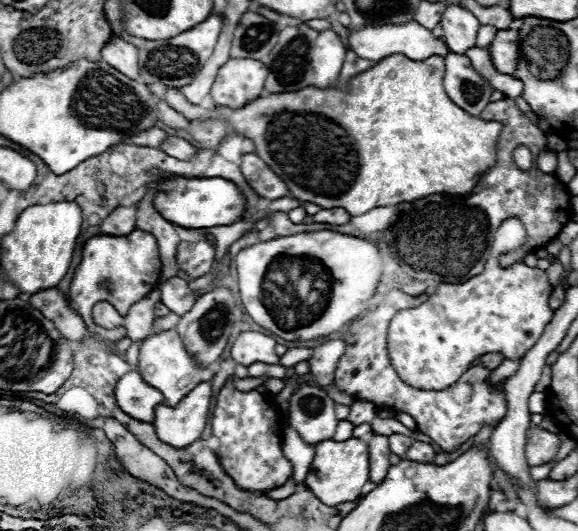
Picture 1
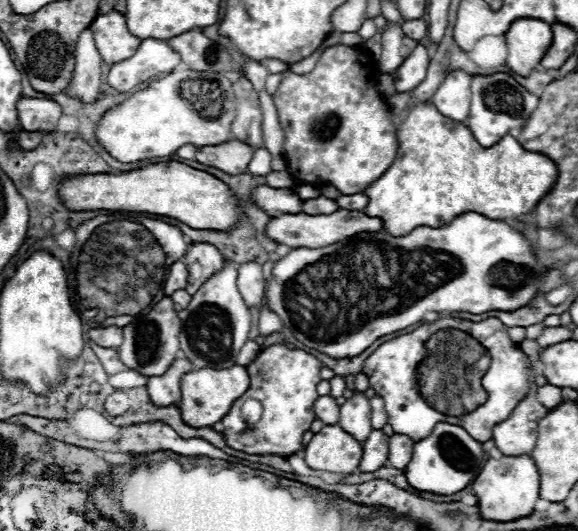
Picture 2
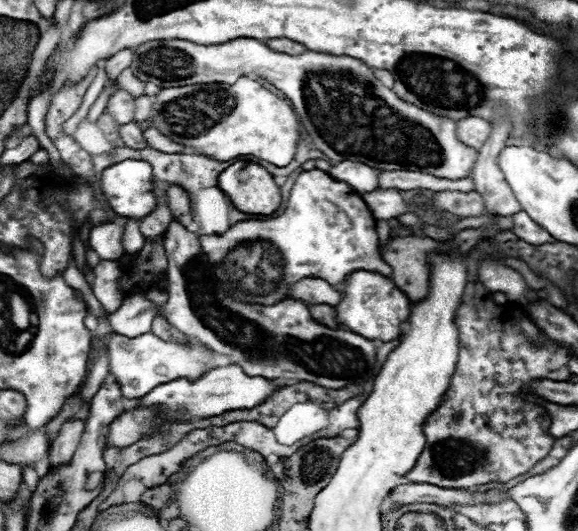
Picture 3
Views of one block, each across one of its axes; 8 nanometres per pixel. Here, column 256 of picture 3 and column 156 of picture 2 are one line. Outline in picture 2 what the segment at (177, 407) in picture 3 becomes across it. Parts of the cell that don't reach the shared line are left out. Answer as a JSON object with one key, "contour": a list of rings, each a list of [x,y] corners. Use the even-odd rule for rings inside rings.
{"contour":[[[178,358],[160,378],[148,378],[148,394],[156,406],[174,406],[180,402],[180,378],[194,366],[188,358]]]}

